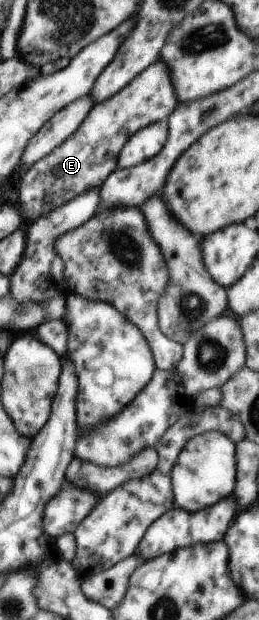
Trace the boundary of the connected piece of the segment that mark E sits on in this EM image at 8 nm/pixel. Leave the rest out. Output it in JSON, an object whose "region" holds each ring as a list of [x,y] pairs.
{"region":[[[159,59],[142,71],[129,85],[104,102],[95,104],[83,123],[57,149],[30,165],[29,171],[19,183],[19,209],[22,219],[35,221],[45,217],[52,209],[70,202],[91,188],[101,187],[102,183],[118,168],[118,157],[134,133],[148,125],[167,120],[178,106],[174,85],[170,82],[170,70]]]}

